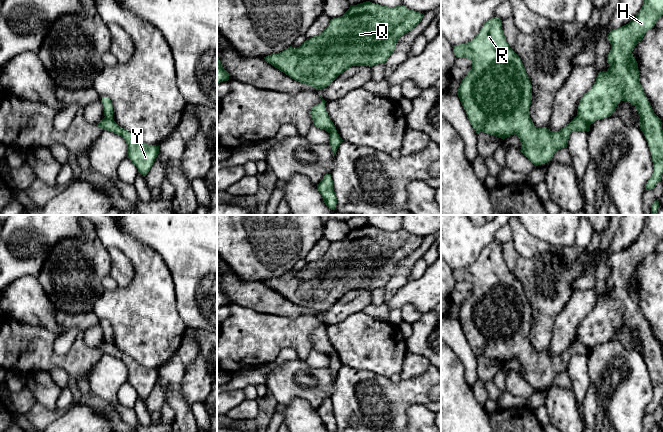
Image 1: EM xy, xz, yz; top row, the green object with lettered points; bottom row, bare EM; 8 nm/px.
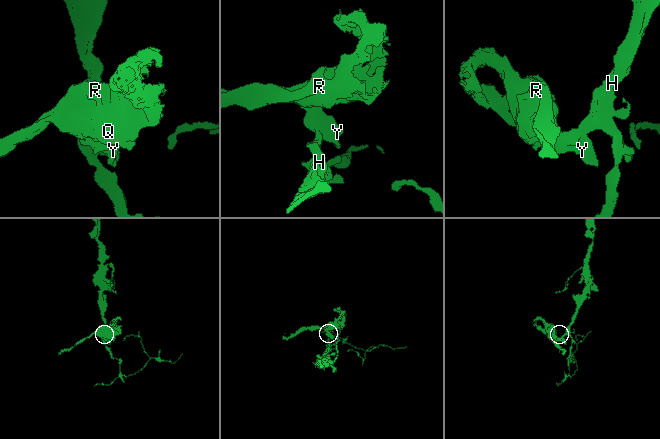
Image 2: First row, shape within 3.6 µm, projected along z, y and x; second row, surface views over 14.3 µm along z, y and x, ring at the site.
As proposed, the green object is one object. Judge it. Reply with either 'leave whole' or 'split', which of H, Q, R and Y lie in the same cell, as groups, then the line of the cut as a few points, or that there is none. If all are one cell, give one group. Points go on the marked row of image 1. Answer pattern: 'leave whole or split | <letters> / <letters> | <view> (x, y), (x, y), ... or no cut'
split | H / Q R Y | yz (577, 115), (589, 125)

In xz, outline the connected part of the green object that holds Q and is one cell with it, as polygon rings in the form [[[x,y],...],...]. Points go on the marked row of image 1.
[[[366,1],[350,5],[343,16],[333,18],[322,33],[307,39],[301,46],[264,57],[265,61],[290,78],[322,90],[352,66],[369,66],[385,63],[396,48],[401,36],[416,27],[423,14],[404,5],[387,7]]]

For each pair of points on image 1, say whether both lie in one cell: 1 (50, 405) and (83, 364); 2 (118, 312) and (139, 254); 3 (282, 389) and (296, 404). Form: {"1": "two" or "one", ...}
{"1": "two", "2": "one", "3": "two"}

